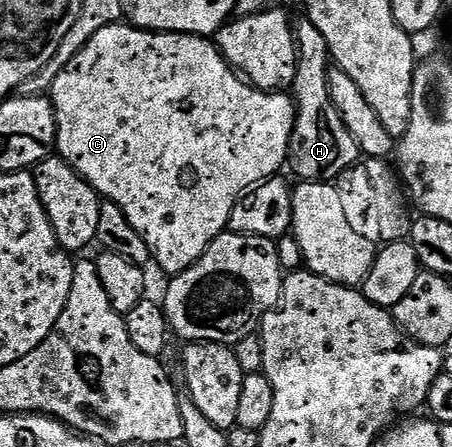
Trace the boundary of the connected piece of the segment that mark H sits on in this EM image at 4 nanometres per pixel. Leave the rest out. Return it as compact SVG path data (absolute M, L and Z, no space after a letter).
M301 16L295 22L297 40L297 75L291 87L292 97L297 103L297 119L293 125L293 135L289 141L288 169L293 169L303 182L332 183L344 170L359 161L359 151L355 136L347 132L339 112L329 95L329 72L331 55L323 32L311 24L308 16Z

